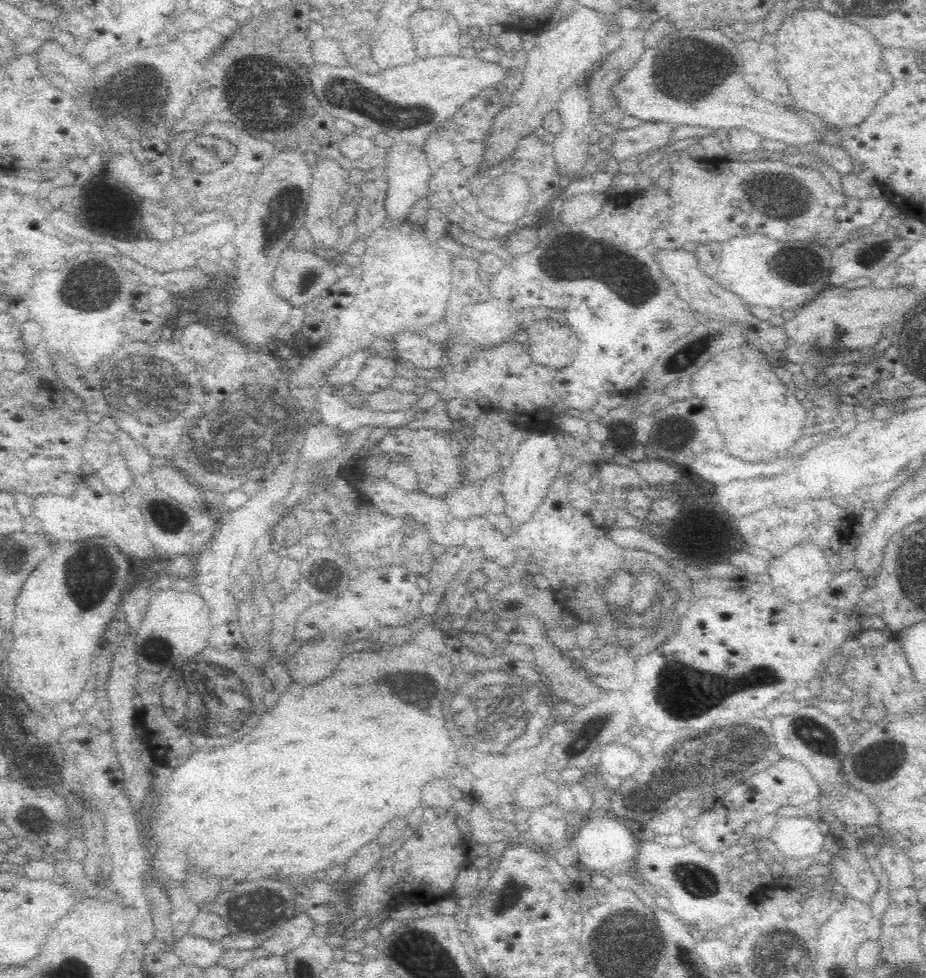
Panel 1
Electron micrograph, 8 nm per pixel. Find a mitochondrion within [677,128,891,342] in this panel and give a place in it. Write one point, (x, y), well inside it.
(779, 199)

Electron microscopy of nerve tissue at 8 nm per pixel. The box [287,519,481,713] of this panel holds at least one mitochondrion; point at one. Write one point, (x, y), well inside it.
(406, 689)

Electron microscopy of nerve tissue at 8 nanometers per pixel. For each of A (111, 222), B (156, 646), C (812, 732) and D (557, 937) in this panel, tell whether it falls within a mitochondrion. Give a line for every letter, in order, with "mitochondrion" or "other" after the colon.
A: mitochondrion
B: mitochondrion
C: mitochondrion
D: other

